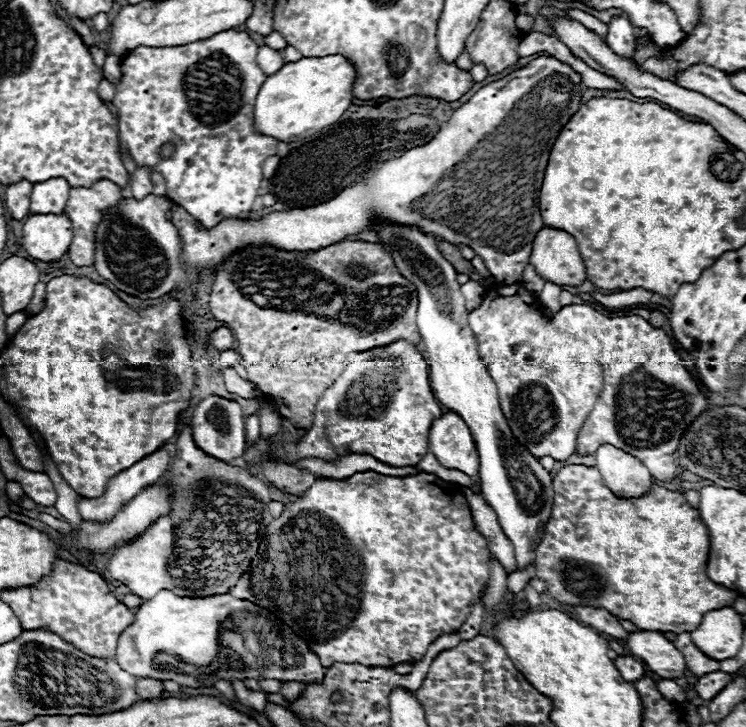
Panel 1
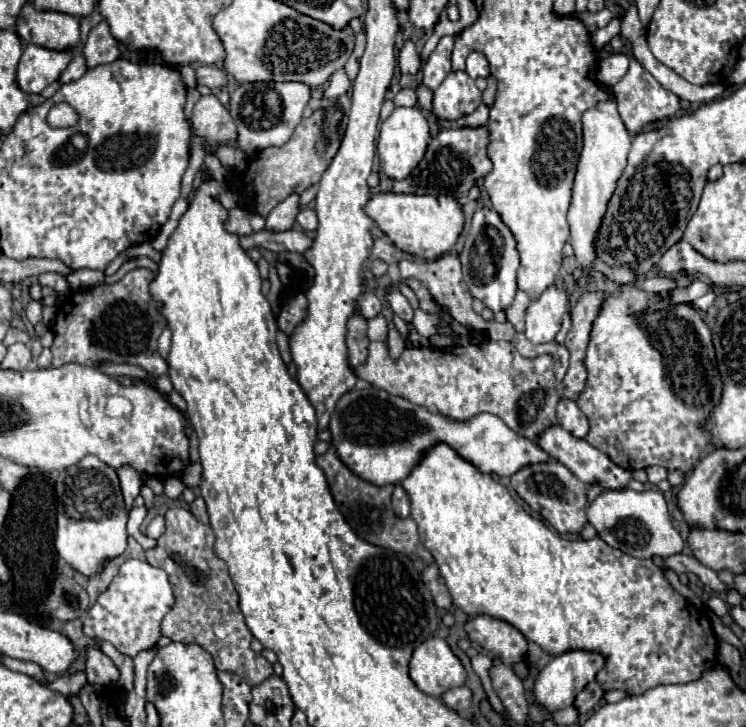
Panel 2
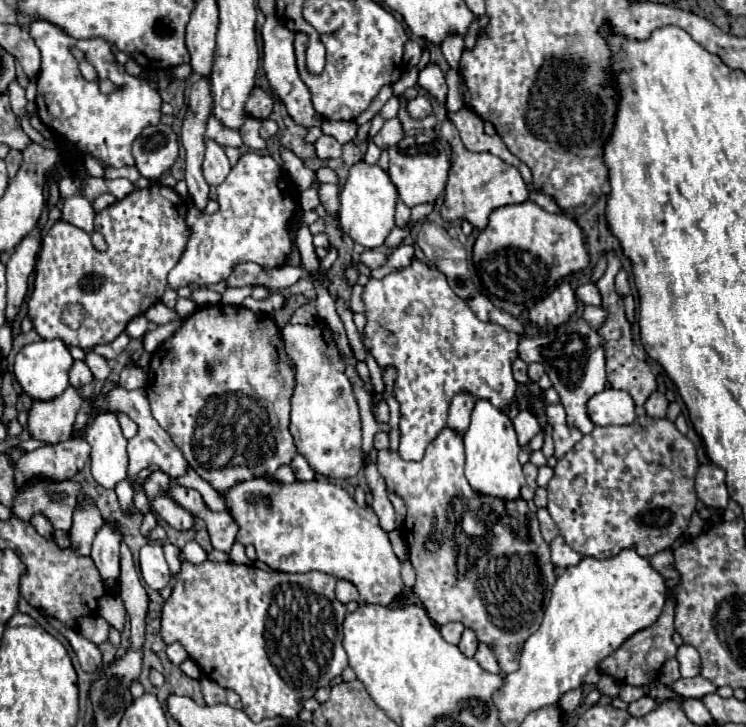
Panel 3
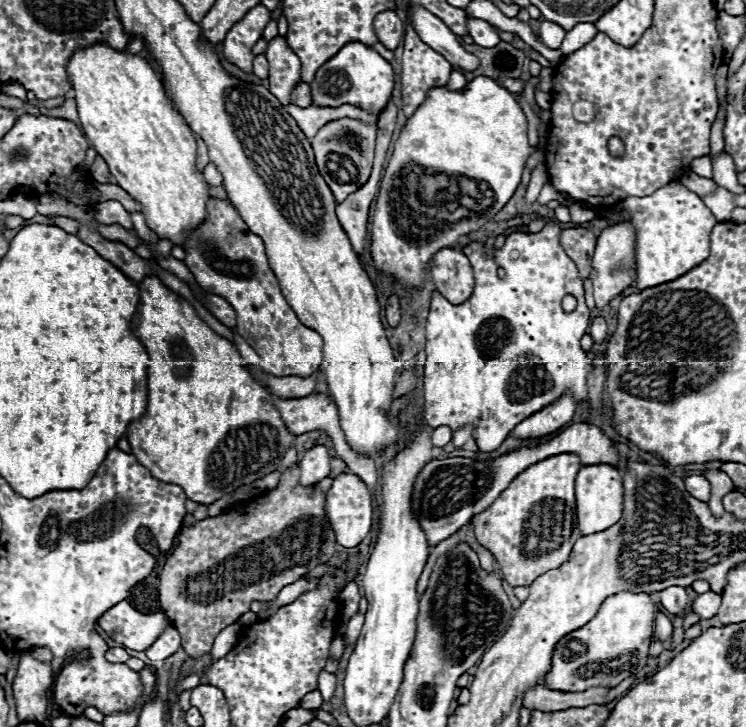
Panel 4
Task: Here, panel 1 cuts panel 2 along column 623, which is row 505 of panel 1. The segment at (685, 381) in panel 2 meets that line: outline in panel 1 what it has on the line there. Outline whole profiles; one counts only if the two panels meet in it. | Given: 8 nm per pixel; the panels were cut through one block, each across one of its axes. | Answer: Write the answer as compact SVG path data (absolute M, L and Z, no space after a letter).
M358 472L342 480L318 480L294 504L286 504L284 512L270 522L258 548L258 554L250 564L250 570L238 580L238 584L234 586L234 590L230 590L230 594L234 594L234 598L254 602L256 606L262 606L272 614L276 614L282 622L286 622L294 630L294 634L298 634L308 644L308 648L320 658L324 668L332 666L334 662L362 664L362 666L414 664L424 658L428 646L436 638L458 630L470 616L472 604L478 598L482 598L482 592L490 578L490 556L492 554L486 546L486 538L476 530L472 522L472 514L462 494L462 486L444 482L442 478L426 472L404 478L382 476L376 472Z

